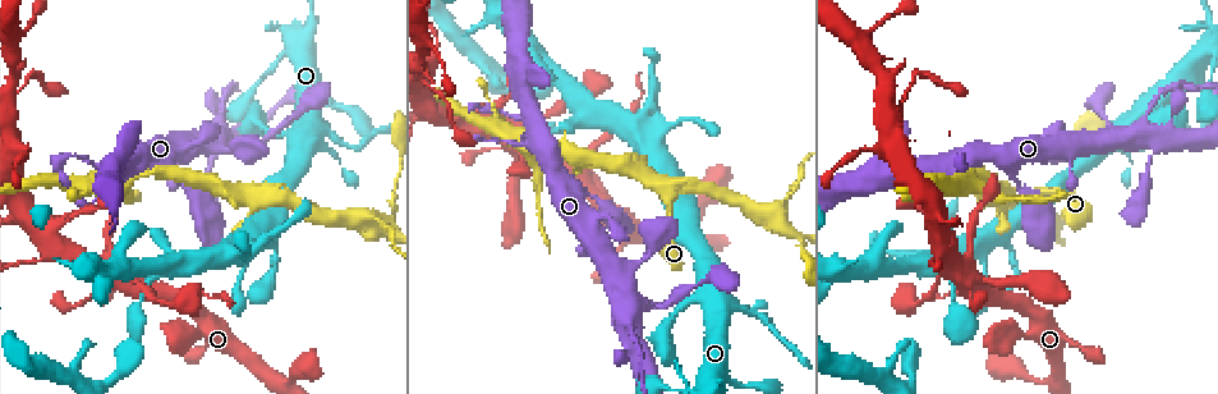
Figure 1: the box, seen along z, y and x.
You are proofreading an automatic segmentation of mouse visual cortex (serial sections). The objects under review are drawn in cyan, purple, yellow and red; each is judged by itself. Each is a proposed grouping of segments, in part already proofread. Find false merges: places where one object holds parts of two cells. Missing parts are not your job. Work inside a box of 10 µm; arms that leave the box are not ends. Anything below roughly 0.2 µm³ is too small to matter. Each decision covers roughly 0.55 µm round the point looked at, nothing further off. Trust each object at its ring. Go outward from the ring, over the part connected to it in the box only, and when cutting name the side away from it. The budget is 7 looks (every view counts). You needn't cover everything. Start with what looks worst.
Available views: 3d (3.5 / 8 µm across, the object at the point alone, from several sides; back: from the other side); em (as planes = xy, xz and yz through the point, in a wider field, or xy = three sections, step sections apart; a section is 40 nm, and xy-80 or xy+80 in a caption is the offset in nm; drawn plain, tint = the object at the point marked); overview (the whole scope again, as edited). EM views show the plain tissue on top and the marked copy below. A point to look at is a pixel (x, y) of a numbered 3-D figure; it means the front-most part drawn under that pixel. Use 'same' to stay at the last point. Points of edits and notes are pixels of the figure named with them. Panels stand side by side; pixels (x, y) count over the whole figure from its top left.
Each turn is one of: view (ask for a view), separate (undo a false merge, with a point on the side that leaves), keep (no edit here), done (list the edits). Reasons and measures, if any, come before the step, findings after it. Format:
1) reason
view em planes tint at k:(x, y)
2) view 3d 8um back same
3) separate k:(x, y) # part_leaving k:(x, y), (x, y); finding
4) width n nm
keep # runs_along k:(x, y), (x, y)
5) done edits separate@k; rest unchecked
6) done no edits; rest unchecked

sharp bend
view 3d 3.5um at 1:(980, 280)

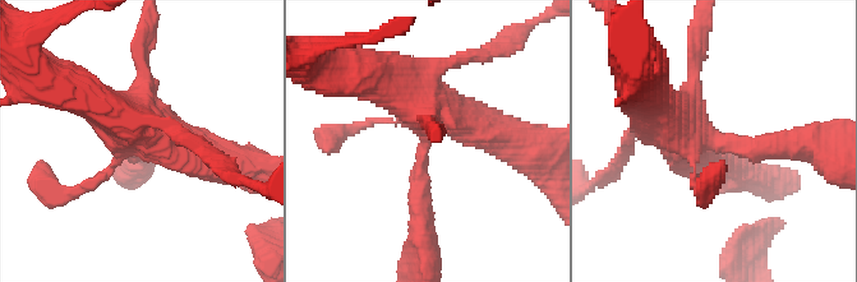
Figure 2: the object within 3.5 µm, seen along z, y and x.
view em xy step 2 tint at 2:(710, 137)

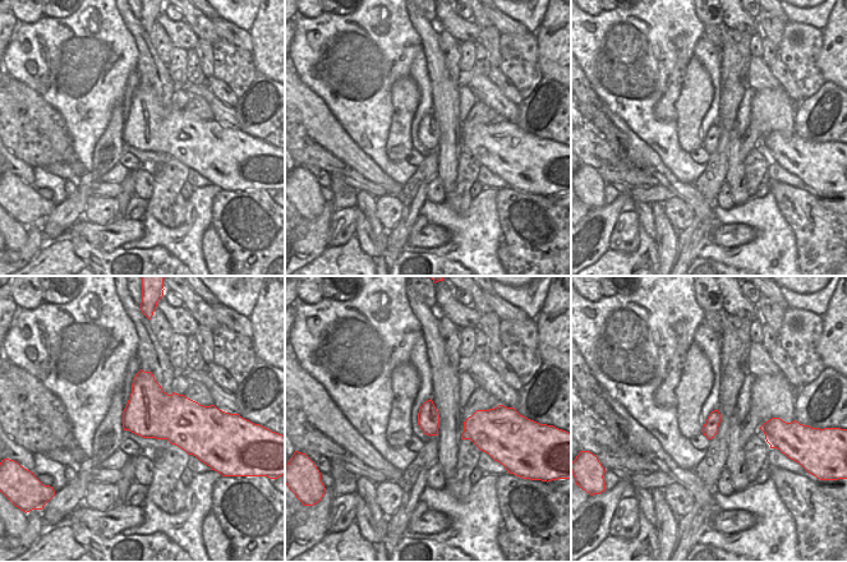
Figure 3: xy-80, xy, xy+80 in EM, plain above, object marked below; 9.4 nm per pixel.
keep # all the same cell

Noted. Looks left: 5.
view 3d 3.5um at 1:(639, 307)

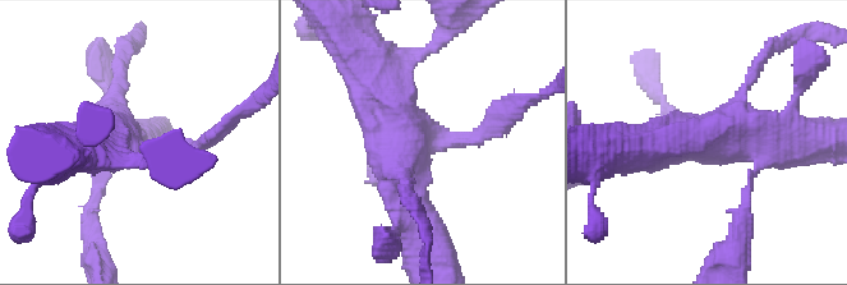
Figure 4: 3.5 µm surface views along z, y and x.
arms 4; arm_widths 150, 150, 500, 600 nm
view em xy step 2 tint at 4:(419, 138)

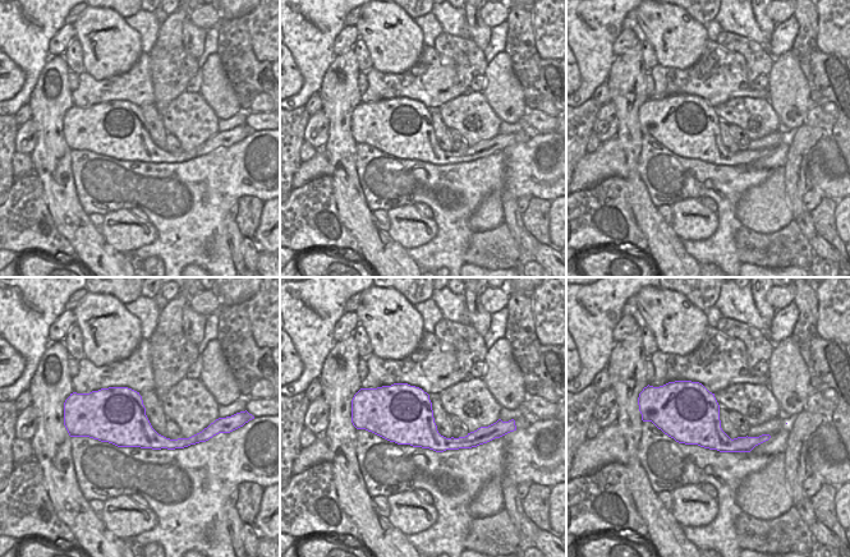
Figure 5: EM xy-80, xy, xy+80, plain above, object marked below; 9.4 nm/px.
keep # runs_along 4:(369, 68), (404, 127), (415, 219); continuous, no second cell

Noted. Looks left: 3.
arms part here
view 3d 8um at 1:(355, 216)

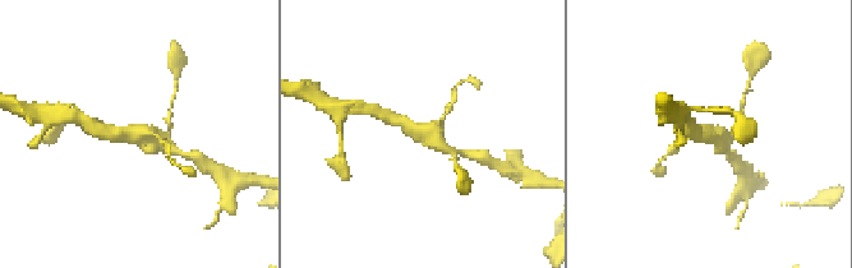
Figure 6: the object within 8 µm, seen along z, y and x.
closer look
view 3d 3.5um same

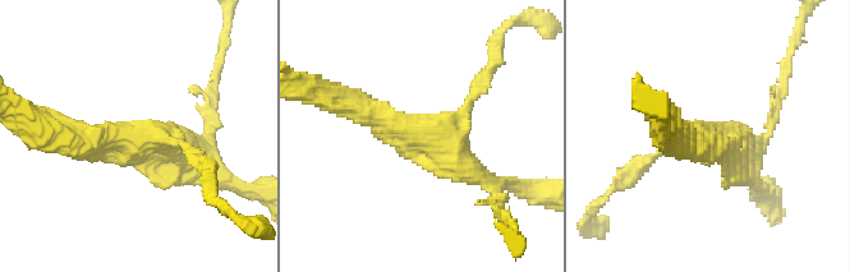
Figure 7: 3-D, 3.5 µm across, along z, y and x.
arms 3; arm_widths 100, 300, 350 nm
view em xy step 5 tint at 7:(428, 137)

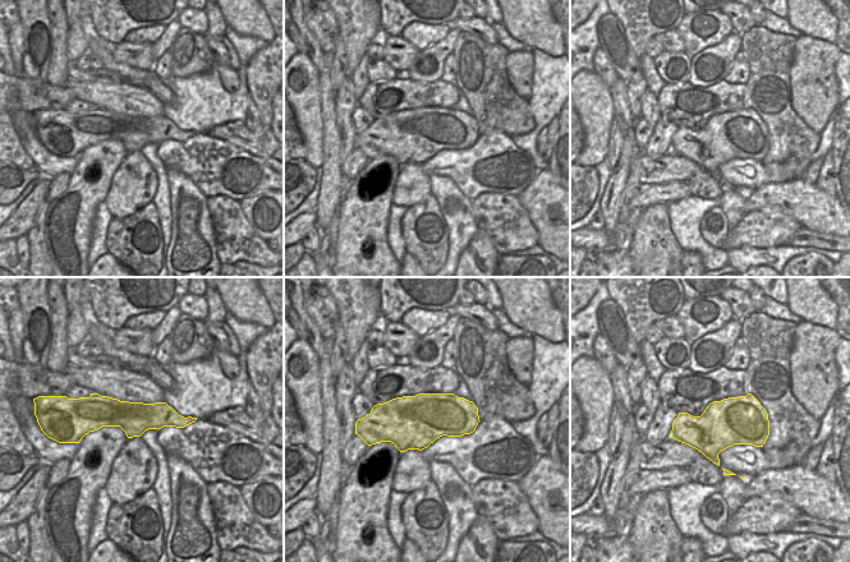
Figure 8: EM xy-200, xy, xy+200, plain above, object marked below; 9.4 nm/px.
keep # runs_along 8:(90, 414), (169, 417), (188, 420); one cell here

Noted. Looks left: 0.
done no edits; rest unchecked

